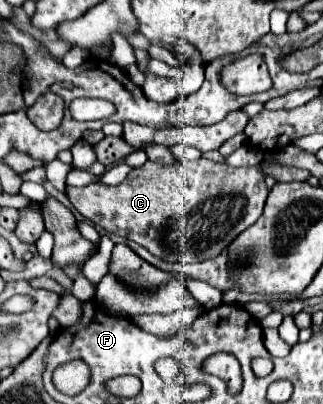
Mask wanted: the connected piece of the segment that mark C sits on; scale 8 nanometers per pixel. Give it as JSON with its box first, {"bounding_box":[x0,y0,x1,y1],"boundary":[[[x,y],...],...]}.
{"bounding_box":[67,158,267,262],"boundary":[[[207,158],[191,164],[173,166],[155,166],[155,162],[145,162],[139,168],[133,168],[129,176],[117,184],[107,186],[101,182],[87,184],[83,188],[67,188],[73,208],[91,224],[101,226],[103,230],[123,236],[147,248],[153,256],[159,256],[169,262],[201,262],[215,258],[223,248],[227,248],[243,230],[247,230],[263,212],[267,198],[265,176],[259,174],[259,166],[251,168],[233,168],[227,164],[215,164]]]}

